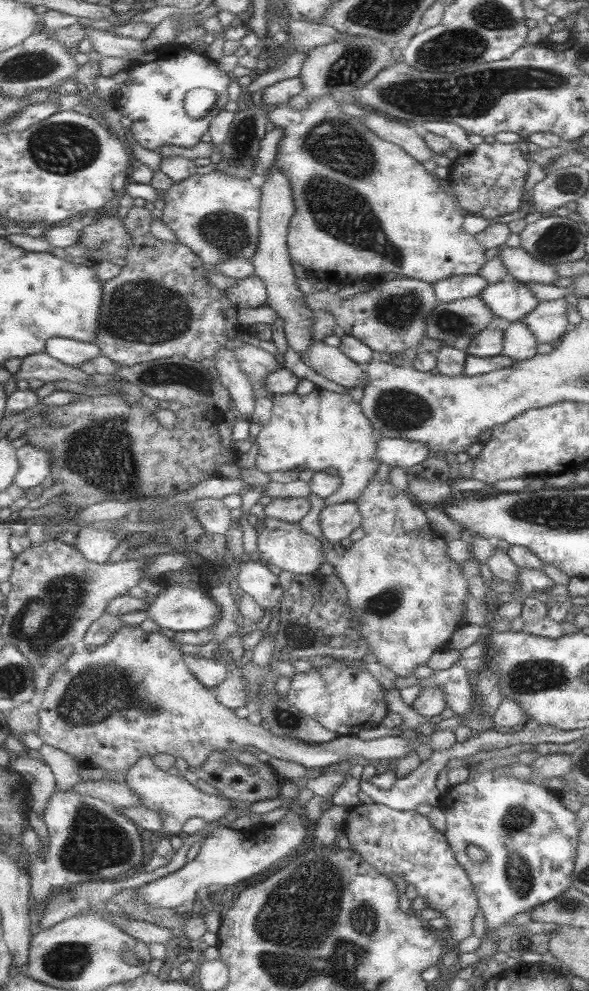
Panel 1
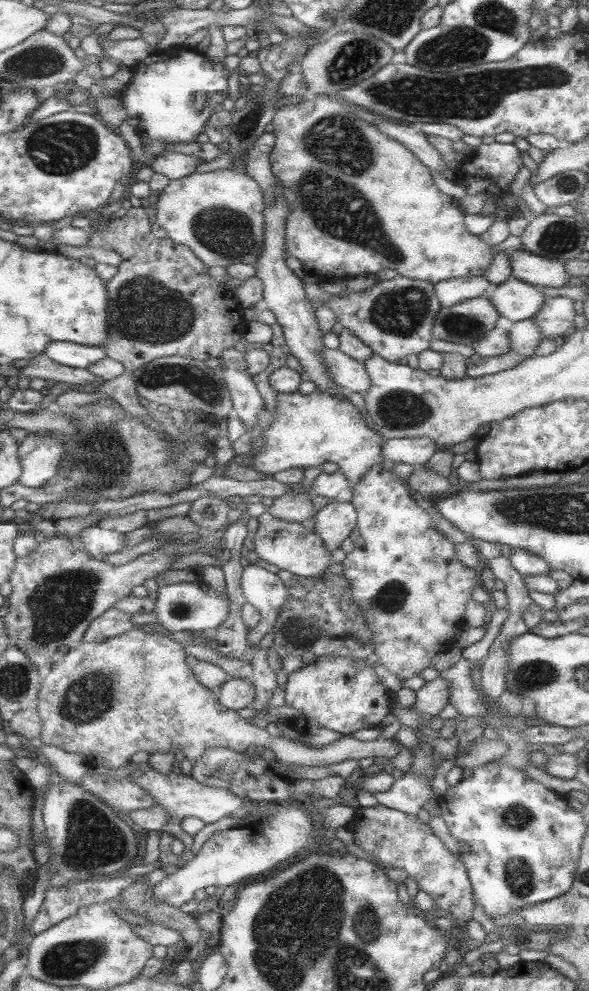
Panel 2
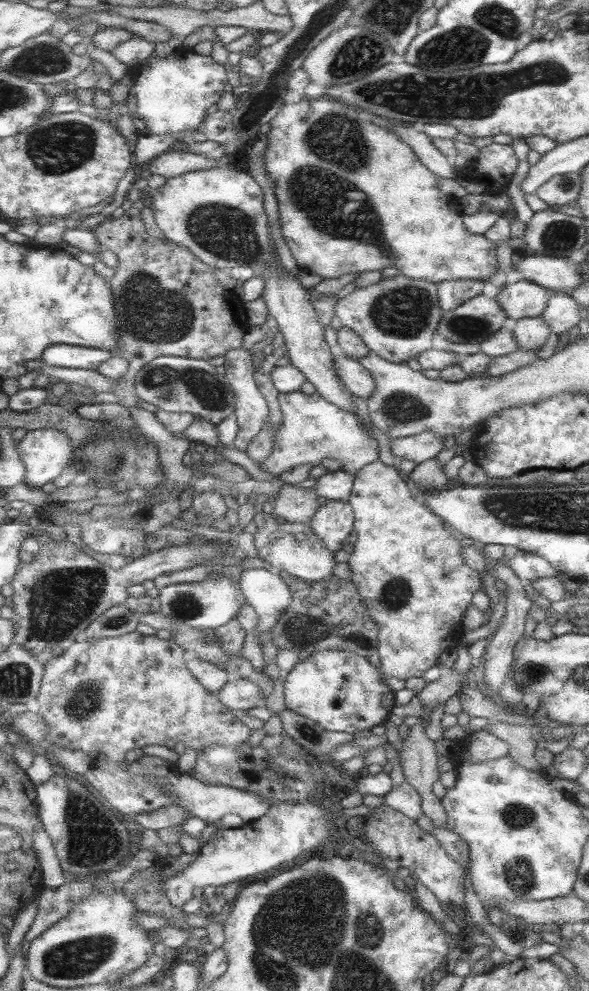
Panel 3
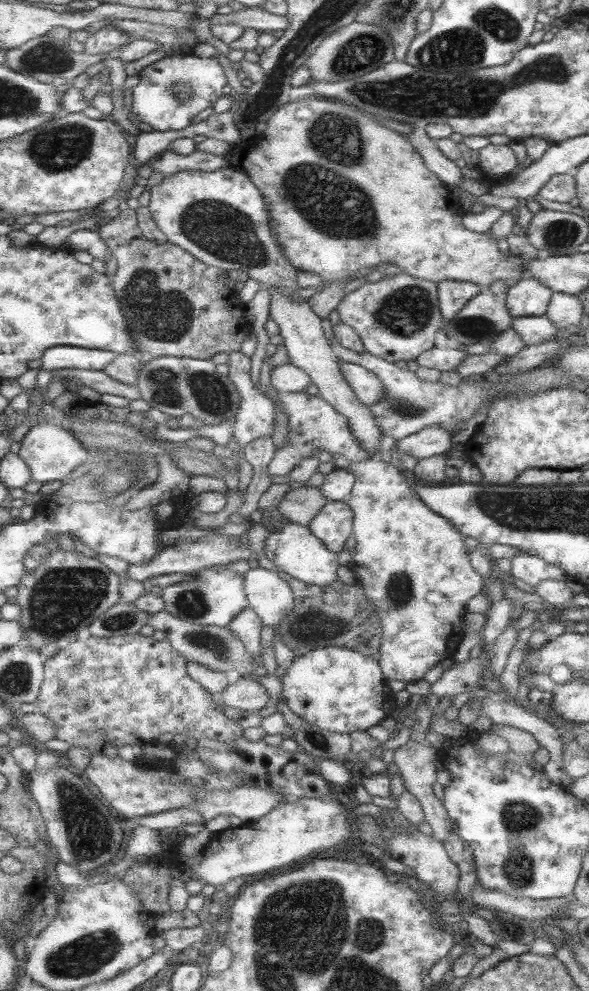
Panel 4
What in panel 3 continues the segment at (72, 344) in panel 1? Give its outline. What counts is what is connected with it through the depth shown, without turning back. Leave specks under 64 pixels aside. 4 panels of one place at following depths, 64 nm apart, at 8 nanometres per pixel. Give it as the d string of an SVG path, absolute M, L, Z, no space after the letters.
M53 344L43 350L41 358L43 358L41 362L47 366L97 370L97 366L101 366L107 358L111 358L111 352L99 348L73 346L73 344Z

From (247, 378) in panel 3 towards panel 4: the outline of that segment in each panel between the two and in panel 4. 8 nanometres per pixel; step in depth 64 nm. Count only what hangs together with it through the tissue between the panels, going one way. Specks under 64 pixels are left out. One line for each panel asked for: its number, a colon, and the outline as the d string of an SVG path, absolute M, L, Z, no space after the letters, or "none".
4: M229 352L227 354L227 370L229 380L237 390L237 414L233 416L233 440L239 446L247 446L255 438L271 436L273 434L273 416L275 408L263 396L261 390L253 388L249 378L249 356L243 352Z

